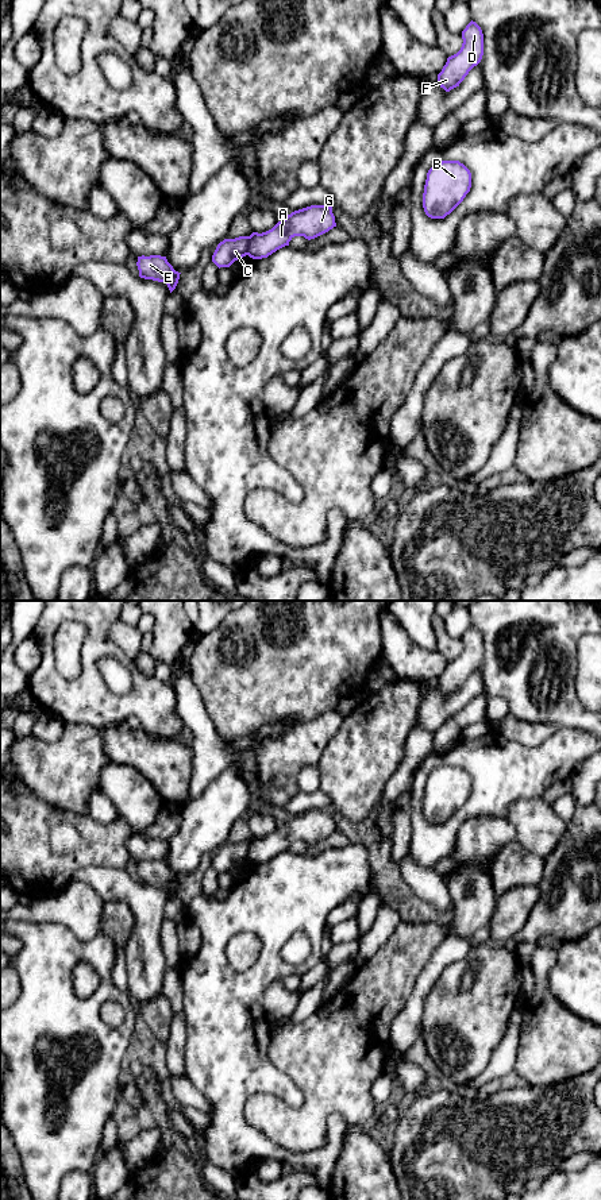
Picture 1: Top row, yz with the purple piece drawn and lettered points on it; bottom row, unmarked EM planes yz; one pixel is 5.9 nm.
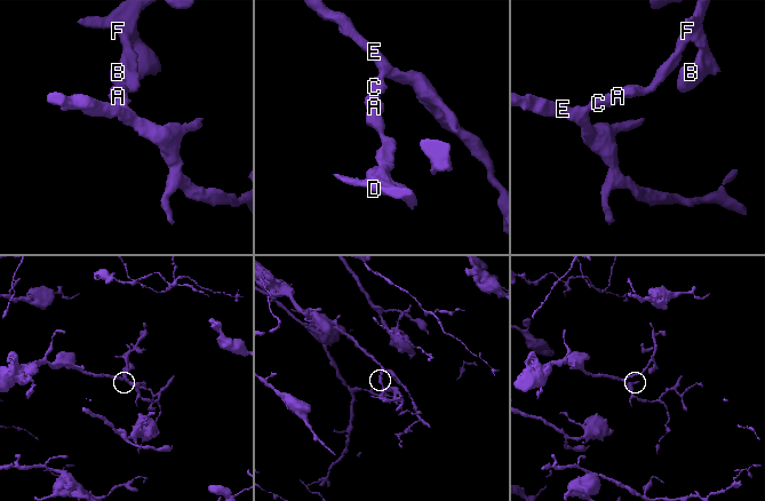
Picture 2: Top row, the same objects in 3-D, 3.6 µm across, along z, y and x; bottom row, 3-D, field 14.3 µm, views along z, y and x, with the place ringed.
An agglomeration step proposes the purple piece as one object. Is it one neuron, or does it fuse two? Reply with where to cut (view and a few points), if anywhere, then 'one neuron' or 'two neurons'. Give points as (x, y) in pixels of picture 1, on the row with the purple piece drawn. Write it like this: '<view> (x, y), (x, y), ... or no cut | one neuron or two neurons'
yz (249, 236), (249, 250), (246, 254) | two neurons

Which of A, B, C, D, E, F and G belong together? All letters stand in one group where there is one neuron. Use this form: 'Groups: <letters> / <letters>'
Groups: A B D F G / C E

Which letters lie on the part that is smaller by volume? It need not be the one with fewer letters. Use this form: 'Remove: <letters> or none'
Remove: A, B, D, F, G

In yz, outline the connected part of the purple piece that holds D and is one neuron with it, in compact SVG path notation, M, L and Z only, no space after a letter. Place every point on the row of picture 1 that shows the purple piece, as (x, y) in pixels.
M470 22L462 31L461 50L448 57L442 72L438 74L438 84L446 92L459 86L469 72L477 66L484 55L484 34L475 22Z

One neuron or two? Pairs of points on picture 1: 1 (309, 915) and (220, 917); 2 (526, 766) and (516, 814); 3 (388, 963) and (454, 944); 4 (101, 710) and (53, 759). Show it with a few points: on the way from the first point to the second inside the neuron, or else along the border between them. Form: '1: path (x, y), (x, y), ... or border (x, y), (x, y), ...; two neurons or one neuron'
1: path (288, 915), (242, 915); one neuron
2: border (540, 797), (515, 801), (505, 817); two neurons
3: border (465, 938), (447, 937), (436, 948), (417, 976); two neurons
4: border (64, 721), (85, 722), (97, 729); two neurons

